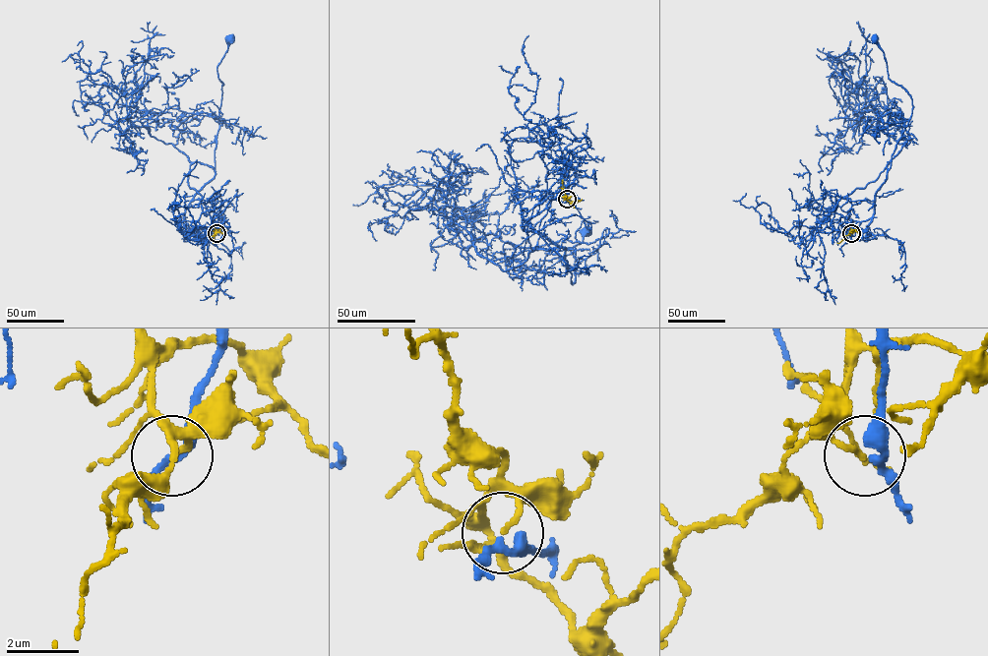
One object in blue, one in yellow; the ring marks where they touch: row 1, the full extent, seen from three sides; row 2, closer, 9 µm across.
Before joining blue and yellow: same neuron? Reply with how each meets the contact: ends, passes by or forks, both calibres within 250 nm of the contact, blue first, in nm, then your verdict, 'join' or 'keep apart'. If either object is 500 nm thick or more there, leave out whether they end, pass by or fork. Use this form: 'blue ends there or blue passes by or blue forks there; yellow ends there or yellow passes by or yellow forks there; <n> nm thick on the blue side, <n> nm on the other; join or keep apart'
blue passes by; yellow ends there; 220 nm thick on the blue side, 150 nm on the other; join

